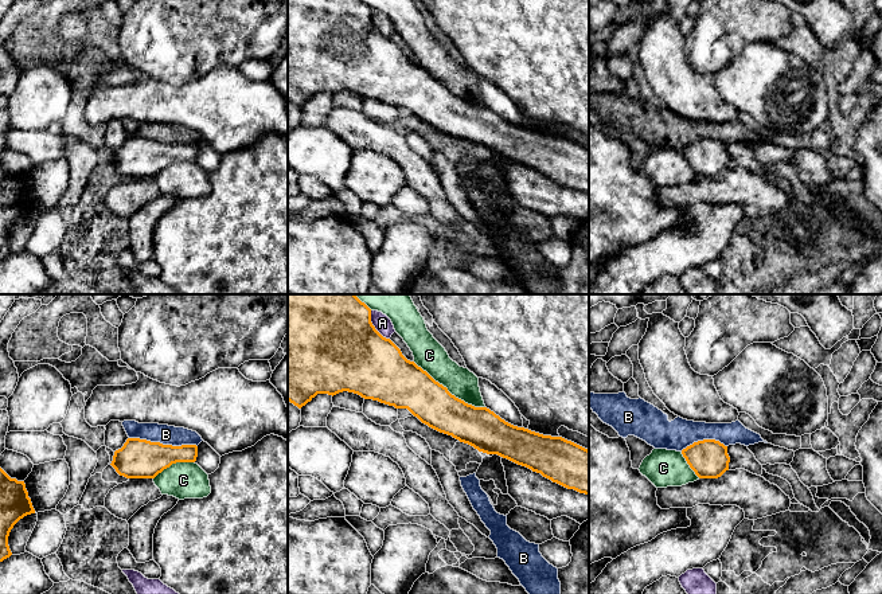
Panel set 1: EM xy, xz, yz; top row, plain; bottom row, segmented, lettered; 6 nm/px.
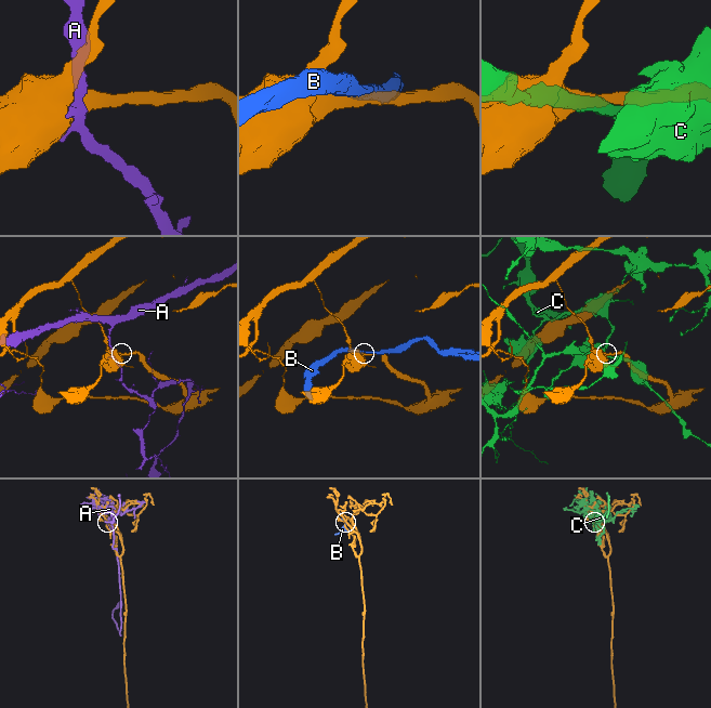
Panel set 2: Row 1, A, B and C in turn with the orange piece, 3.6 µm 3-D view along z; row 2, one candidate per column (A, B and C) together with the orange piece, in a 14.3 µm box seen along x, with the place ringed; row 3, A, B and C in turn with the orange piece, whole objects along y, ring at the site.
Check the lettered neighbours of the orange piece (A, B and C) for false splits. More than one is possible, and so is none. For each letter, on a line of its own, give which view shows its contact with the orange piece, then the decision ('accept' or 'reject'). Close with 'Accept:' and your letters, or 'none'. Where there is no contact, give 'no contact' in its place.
A: xz | reject
B: xy | reject
C: xz | reject
Accept: none

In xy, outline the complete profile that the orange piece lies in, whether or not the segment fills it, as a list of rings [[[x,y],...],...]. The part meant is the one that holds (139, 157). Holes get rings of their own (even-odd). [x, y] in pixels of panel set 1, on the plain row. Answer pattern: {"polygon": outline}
{"polygon": [[[128,137],[124,145],[114,151],[112,165],[126,177],[155,177],[176,161],[195,161],[196,144],[163,144],[140,137]]]}

